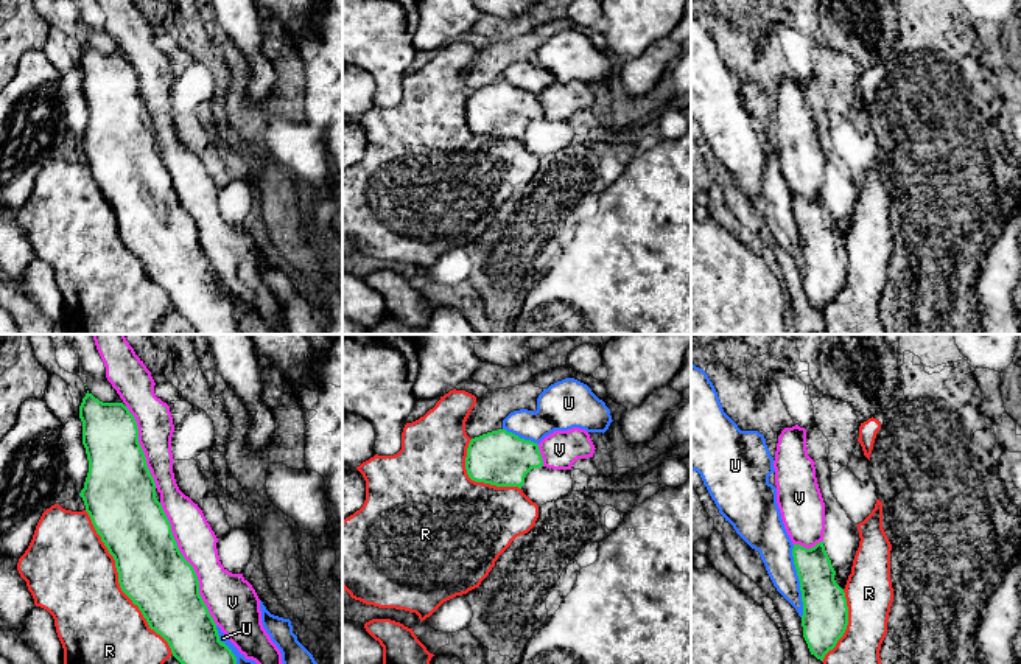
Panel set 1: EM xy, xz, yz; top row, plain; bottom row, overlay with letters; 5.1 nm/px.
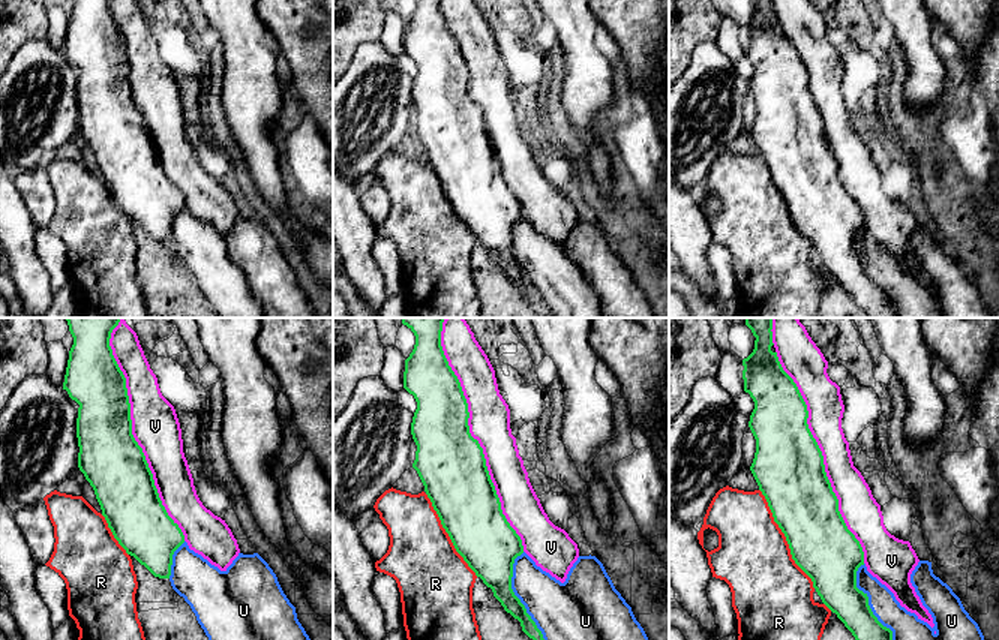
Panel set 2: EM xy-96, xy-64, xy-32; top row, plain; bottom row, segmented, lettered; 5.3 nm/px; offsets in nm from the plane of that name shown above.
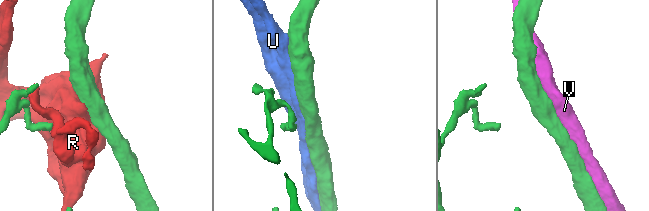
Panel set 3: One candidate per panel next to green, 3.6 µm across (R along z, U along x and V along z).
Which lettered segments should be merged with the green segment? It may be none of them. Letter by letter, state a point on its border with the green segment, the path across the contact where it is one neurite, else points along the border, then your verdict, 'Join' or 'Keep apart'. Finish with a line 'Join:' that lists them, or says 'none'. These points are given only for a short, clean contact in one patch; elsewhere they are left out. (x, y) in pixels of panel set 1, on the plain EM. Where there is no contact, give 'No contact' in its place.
R: Touches green at xy (119, 234). Keep apart
U: Touches green at yz (799, 230). Keep apart
V: Touches green at xy (189, 215). Join
Join: V

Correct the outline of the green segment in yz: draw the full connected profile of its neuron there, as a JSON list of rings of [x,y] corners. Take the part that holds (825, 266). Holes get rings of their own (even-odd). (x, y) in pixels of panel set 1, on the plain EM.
[[[823,193],[811,201],[794,196],[792,208],[803,253],[803,289],[811,306],[823,313],[848,277],[845,244],[834,232],[836,222]]]

